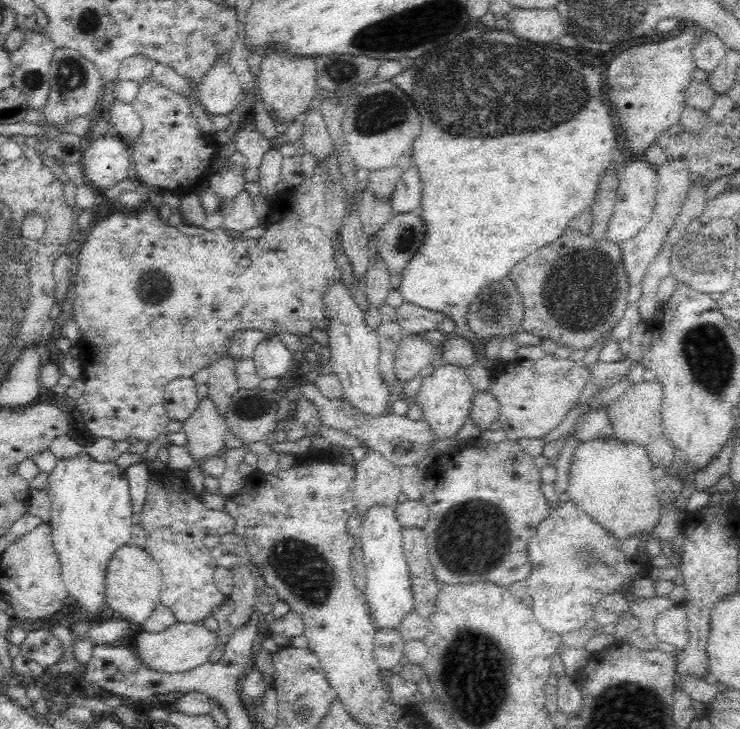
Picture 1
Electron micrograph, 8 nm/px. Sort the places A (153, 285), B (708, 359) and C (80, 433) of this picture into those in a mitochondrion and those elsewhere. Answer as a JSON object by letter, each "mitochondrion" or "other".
{"A":"mitochondrion","B":"mitochondrion","C":"other"}

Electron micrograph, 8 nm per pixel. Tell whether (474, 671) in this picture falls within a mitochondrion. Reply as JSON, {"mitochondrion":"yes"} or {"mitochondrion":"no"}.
{"mitochondrion":"yes"}

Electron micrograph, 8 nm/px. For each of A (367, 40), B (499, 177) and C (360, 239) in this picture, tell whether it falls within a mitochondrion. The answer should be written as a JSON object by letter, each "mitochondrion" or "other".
{"A":"mitochondrion","B":"other","C":"other"}

